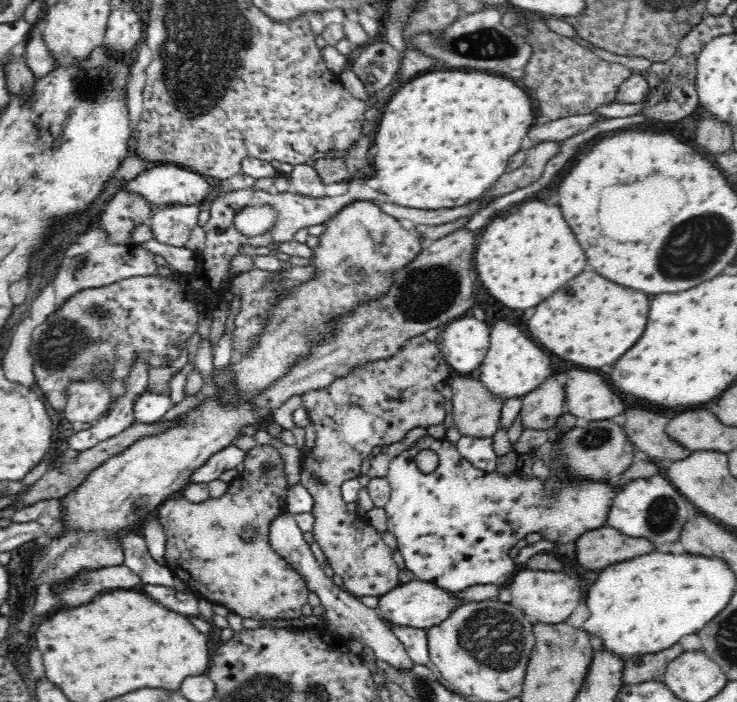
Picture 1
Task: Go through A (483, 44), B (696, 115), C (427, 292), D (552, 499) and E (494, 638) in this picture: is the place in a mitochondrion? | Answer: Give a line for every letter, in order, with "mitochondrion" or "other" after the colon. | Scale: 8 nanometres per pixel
A: mitochondrion
B: other
C: mitochondrion
D: mitochondrion
E: mitochondrion

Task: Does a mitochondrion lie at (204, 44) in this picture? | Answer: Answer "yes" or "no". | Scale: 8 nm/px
yes

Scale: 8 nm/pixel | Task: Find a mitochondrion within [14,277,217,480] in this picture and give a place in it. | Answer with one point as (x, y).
(65, 344)

